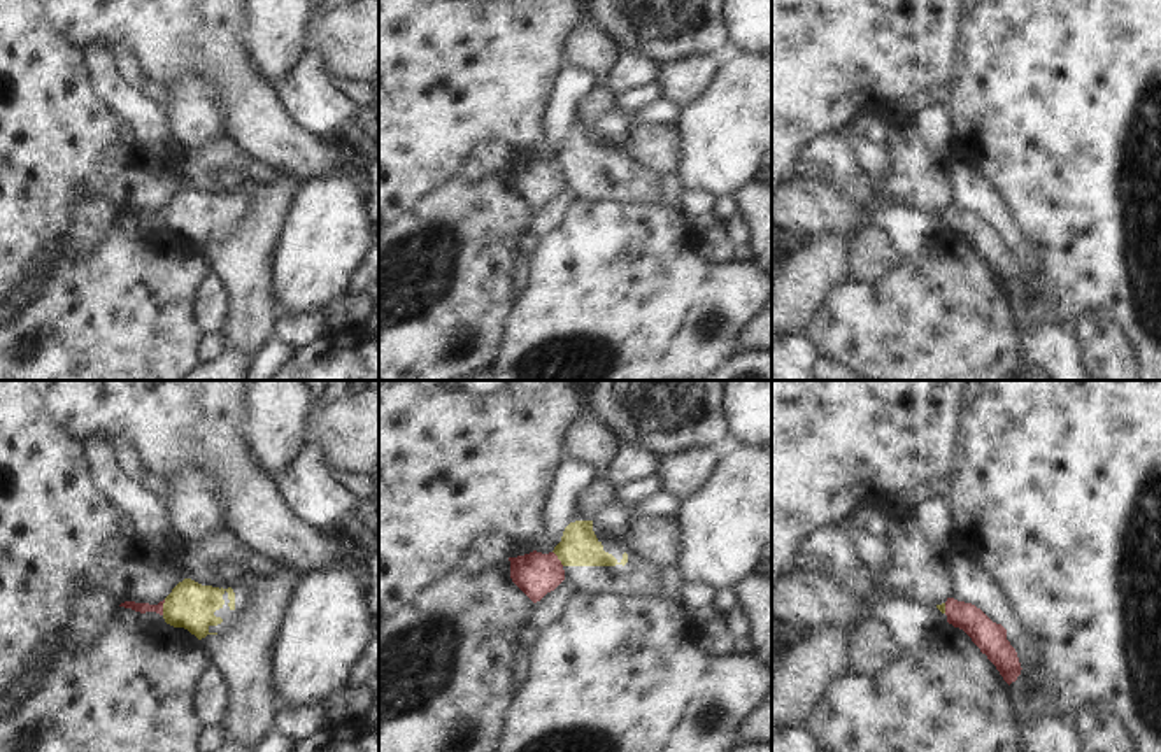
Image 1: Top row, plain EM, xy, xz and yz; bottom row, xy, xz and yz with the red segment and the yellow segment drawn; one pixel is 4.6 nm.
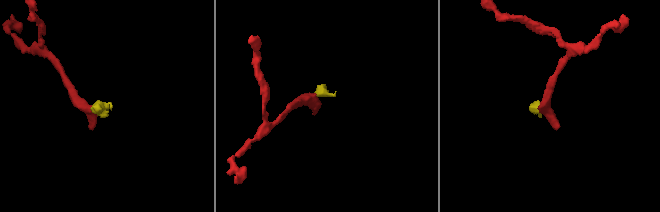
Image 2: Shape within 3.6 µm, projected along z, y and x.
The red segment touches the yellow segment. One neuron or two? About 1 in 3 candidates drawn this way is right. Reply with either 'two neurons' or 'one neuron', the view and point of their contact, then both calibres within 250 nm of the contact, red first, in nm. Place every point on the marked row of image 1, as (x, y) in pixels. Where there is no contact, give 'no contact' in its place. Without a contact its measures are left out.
two neurons; meets red in xy at (162, 607); 50 nm thick on the red side, 220 nm on the other

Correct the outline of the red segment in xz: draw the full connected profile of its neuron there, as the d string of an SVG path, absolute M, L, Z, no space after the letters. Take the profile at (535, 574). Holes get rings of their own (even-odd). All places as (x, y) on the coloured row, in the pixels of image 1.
M530 552L509 557L512 582L533 601L540 601L565 580L565 570L554 552Z

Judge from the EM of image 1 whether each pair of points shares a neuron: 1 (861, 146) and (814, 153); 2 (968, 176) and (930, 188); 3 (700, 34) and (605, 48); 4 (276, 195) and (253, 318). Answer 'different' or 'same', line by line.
1: different
2: different
3: different
4: same

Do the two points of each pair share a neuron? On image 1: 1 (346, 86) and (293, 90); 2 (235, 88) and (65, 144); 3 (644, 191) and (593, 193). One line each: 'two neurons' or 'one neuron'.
1: two neurons
2: two neurons
3: one neuron

